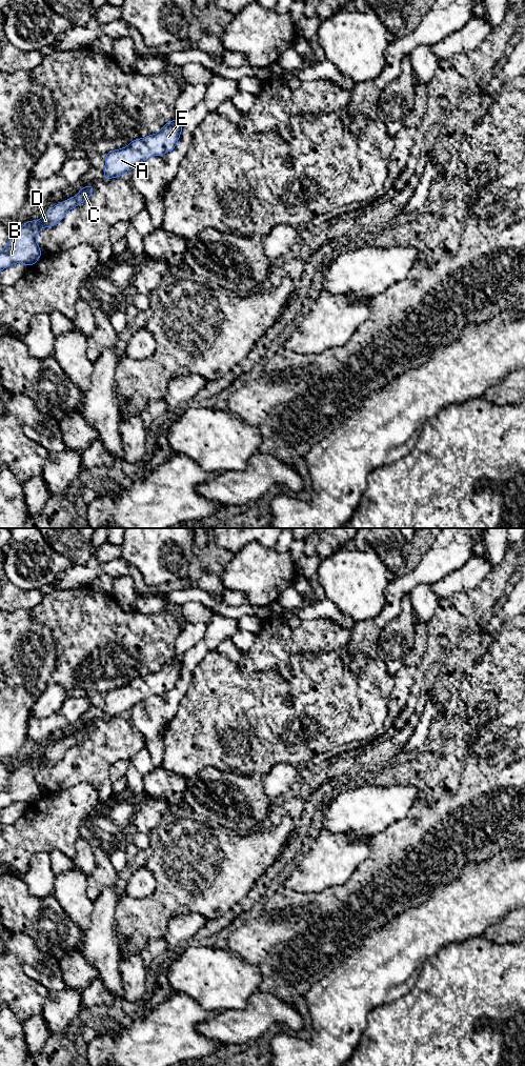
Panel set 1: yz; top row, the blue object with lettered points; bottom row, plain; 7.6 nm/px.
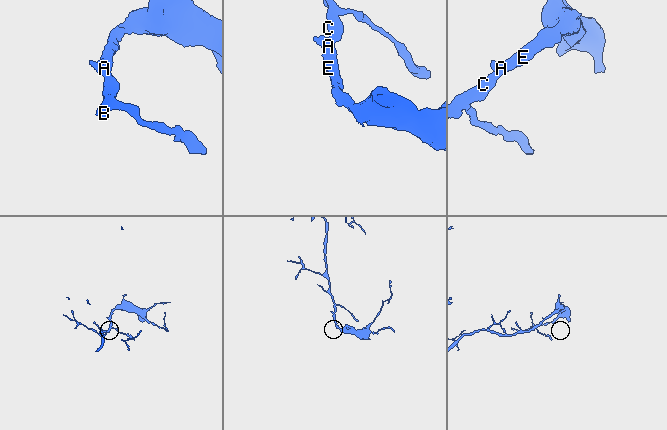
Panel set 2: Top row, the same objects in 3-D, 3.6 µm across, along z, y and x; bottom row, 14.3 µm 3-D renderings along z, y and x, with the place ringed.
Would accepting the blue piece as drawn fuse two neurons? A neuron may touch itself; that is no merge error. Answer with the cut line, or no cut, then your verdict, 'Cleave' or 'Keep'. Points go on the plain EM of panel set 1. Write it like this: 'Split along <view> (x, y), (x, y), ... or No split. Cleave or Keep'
No split. Keep

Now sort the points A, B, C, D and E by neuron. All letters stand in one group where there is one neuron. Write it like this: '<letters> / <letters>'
A B C D E

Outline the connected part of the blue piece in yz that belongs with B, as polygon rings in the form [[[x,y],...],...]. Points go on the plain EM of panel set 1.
[[[89,723],[81,726],[76,736],[52,746],[40,759],[28,759],[24,765],[14,771],[5,787],[0,790],[0,810],[14,802],[24,802],[27,805],[36,803],[42,795],[36,781],[36,775],[42,766],[52,766],[63,759],[65,752],[83,742],[94,730]]]

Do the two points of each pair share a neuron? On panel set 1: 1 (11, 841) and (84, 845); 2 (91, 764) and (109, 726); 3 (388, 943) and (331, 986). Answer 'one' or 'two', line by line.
1: two
2: one
3: one

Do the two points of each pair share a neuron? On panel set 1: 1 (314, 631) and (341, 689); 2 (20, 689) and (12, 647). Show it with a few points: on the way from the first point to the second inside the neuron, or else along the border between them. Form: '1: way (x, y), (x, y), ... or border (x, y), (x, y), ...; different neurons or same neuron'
1: border (346, 644), (335, 649), (298, 655); different neurons
2: way (20, 679), (20, 658); same neuron

